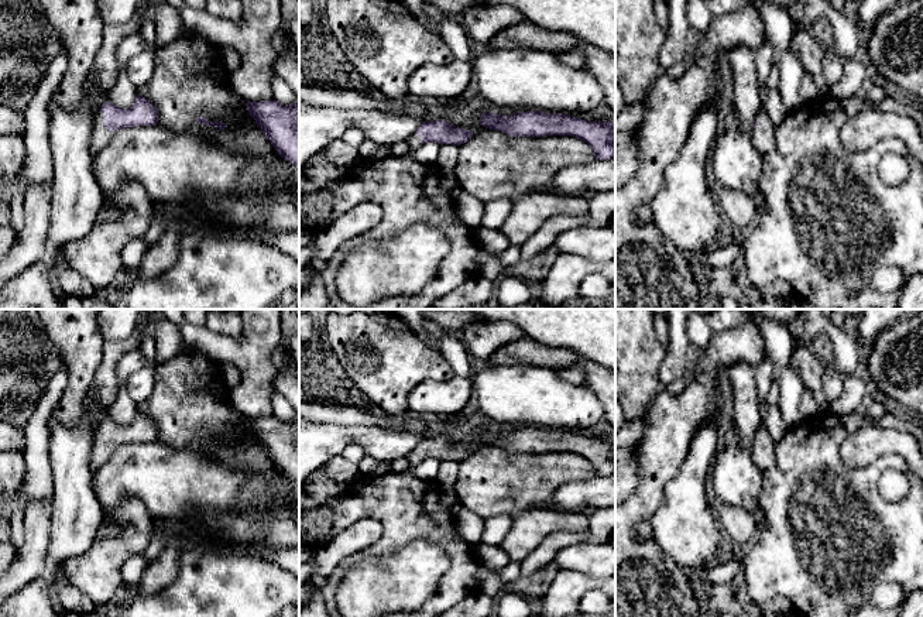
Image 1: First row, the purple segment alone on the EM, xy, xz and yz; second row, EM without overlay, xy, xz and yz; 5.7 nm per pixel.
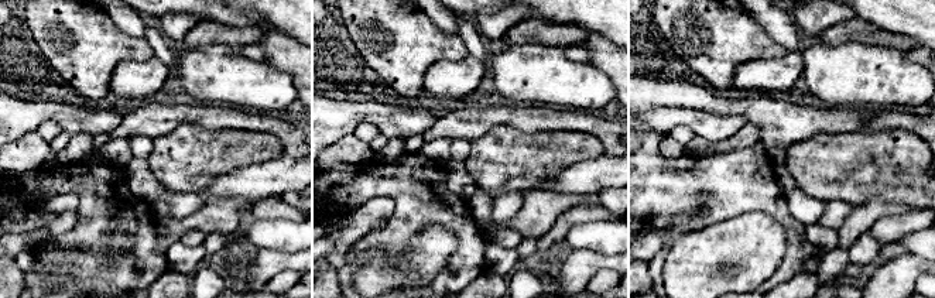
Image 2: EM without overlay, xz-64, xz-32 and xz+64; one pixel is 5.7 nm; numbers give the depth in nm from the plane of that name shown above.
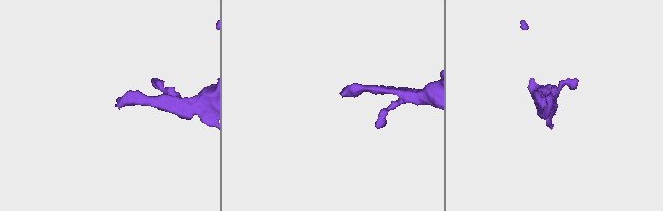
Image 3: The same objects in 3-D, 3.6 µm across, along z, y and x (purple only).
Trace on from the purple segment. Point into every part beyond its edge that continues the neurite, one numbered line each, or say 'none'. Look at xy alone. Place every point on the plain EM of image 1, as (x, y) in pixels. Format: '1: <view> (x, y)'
1: xy (100, 453)

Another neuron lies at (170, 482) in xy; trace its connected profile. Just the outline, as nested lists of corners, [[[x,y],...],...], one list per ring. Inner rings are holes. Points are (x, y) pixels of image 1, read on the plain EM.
[[[154,441],[117,446],[110,459],[93,472],[93,490],[104,511],[113,510],[121,500],[138,500],[152,518],[175,520],[195,510],[231,510],[250,479],[258,476],[233,470],[200,449],[174,449]]]

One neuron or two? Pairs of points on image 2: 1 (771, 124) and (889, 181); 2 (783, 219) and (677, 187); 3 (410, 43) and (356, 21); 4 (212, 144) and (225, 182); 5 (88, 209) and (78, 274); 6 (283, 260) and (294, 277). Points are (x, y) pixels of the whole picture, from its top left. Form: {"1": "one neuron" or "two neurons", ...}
{"1": "two neurons", "2": "one neuron", "3": "one neuron", "4": "two neurons", "5": "one neuron", "6": "two neurons"}

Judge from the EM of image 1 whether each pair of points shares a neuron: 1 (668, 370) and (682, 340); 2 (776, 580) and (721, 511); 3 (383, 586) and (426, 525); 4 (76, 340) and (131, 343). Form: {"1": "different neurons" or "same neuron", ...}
{"1": "same neuron", "2": "different neurons", "3": "different neurons", "4": "different neurons"}

